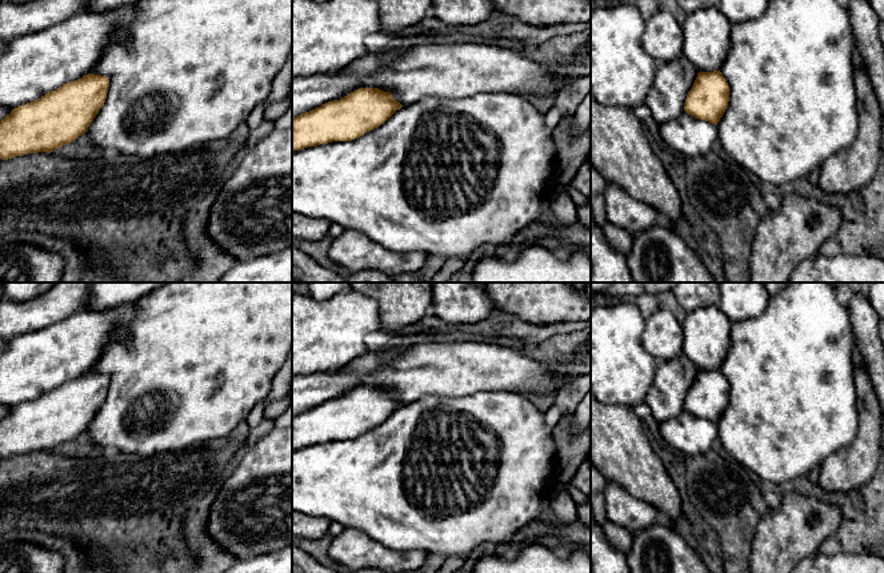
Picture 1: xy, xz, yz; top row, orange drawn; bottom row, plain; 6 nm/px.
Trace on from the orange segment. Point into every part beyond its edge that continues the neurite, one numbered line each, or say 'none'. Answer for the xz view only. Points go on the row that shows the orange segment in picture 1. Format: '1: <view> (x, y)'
1: xz (442, 176)

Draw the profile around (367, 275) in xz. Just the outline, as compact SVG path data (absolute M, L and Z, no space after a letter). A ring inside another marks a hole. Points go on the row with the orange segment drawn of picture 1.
M364 269L351 273L347 283L395 283L392 276L375 269Z

